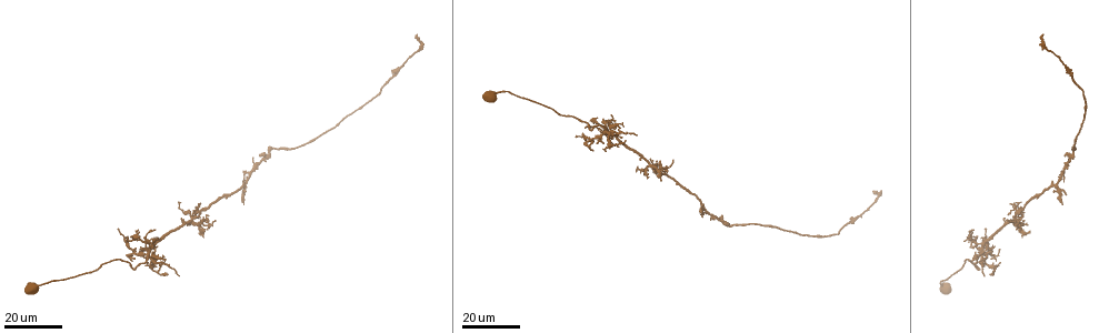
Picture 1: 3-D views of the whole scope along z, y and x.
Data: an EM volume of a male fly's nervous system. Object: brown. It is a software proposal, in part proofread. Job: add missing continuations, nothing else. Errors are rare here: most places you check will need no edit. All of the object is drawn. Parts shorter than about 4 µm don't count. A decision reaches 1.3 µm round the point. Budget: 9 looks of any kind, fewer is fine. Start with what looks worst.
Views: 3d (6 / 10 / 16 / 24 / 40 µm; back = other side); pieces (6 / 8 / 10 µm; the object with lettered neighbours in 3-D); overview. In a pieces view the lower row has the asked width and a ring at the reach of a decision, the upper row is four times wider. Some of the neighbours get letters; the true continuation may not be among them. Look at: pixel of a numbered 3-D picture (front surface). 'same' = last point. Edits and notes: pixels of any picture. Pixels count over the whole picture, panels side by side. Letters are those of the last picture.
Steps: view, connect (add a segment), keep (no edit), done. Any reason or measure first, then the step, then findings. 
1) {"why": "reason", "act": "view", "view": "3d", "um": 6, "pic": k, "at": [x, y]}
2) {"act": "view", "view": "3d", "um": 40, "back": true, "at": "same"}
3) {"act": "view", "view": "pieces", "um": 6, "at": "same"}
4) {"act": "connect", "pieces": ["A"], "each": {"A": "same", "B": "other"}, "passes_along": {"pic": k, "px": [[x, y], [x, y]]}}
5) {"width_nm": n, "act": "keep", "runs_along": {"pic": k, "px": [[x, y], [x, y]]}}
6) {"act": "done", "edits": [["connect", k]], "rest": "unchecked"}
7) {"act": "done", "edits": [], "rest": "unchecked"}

{"why": "free end", "act": "view", "view": "3d", "um": 24, "pic": 1, "at": [1003, 217]}

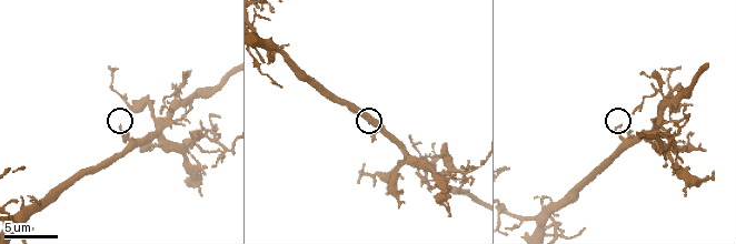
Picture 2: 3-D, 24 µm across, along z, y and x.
{"why": "see the neighbours", "act": "view", "view": "pieces", "um": 8, "pic": 2, "at": [119, 128]}

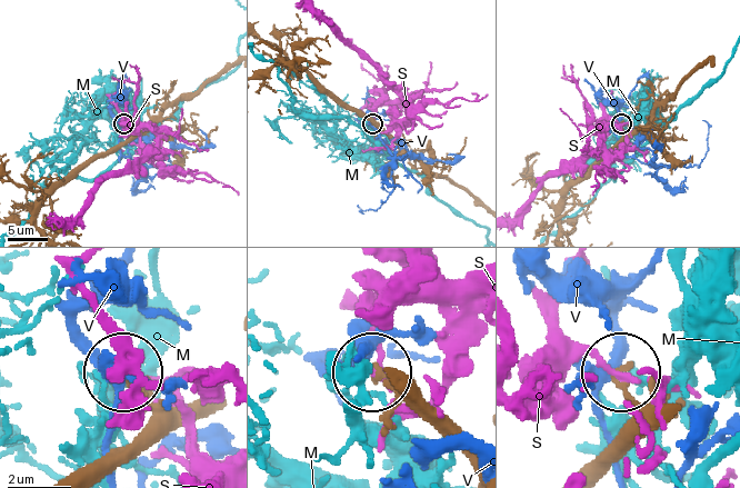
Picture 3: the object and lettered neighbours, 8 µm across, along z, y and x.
{"width_nm": 180, "act": "keep", "each": {"M": "other", "S": "other", "V": "other"}, "found": "no lettered segment goes on from it"}

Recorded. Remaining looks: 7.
{"why": "free end", "act": "view", "view": "pieces", "um": 8, "pic": 2, "at": [638, 134]}

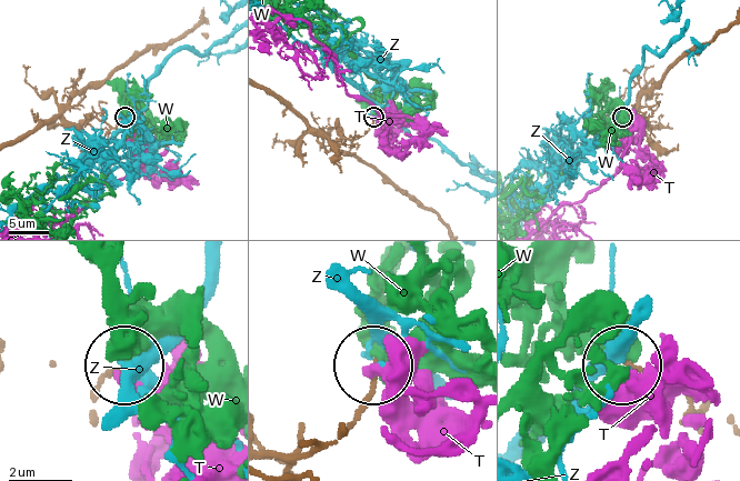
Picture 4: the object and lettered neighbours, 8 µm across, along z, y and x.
{"act": "keep", "each": {"T": "other", "W": "other", "Z": "other"}, "found": "none of them fits"}

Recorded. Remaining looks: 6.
{"why": "branch stops here", "act": "view", "view": "3d", "um": 16, "pic": 1, "at": [417, 36]}

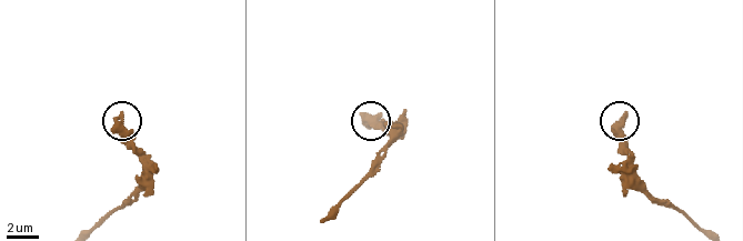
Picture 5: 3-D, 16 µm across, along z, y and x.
{"act": "view", "view": "pieces", "um": 8, "pic": 5, "at": [624, 116]}

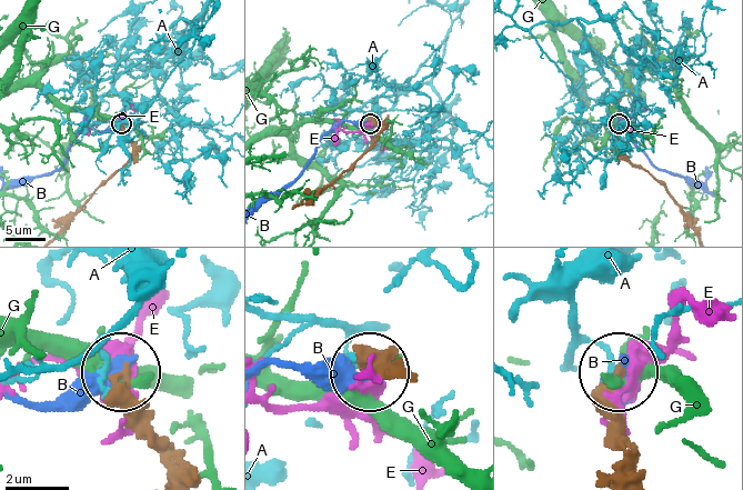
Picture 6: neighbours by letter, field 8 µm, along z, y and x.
{"act": "keep", "each": {"A": "other", "B": "other", "E": "other", "G": "other"}, "runs_along": {"pic": 6, "px": [[170, 476], [168, 452], [126, 397], [122, 374]]}, "found": "none of them fits"}

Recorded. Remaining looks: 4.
{"why": "an open end", "act": "view", "view": "pieces", "um": 8, "pic": 2, "at": [685, 106]}

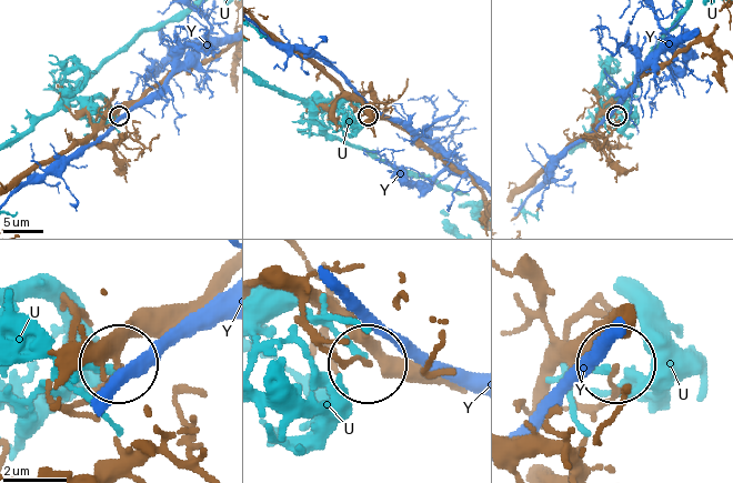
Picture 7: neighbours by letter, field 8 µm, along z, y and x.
{"width_nm": 130, "act": "keep", "each": {"U": "other", "Y": "other"}, "found": "no lettered segment goes on from it"}

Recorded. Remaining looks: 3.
{"act": "done", "edits": [], "rest": "unchecked"}

